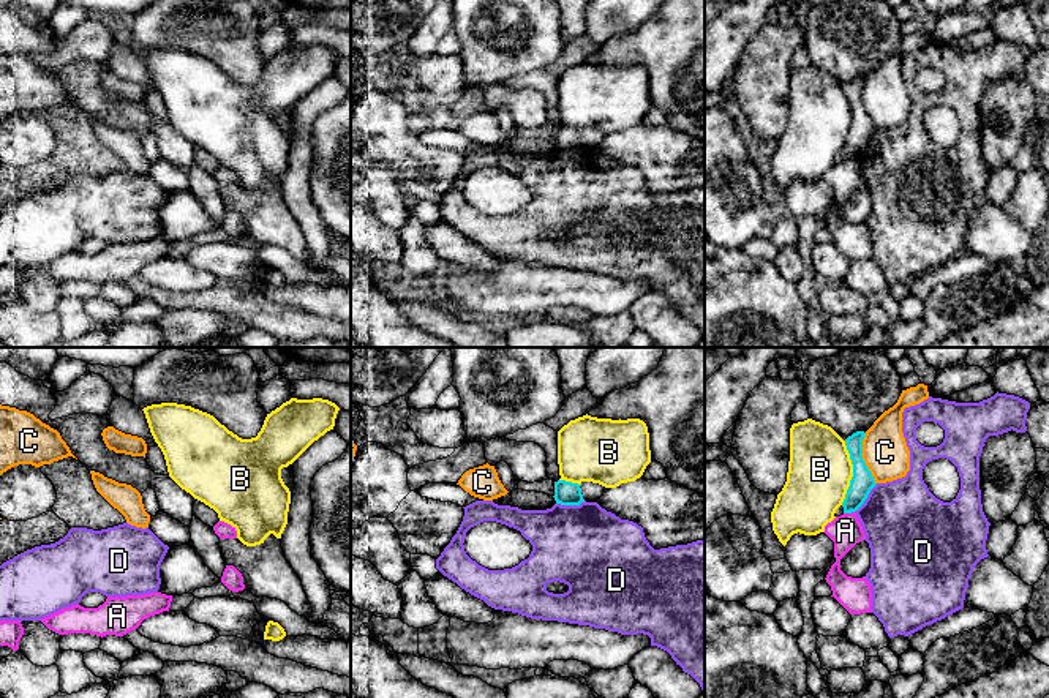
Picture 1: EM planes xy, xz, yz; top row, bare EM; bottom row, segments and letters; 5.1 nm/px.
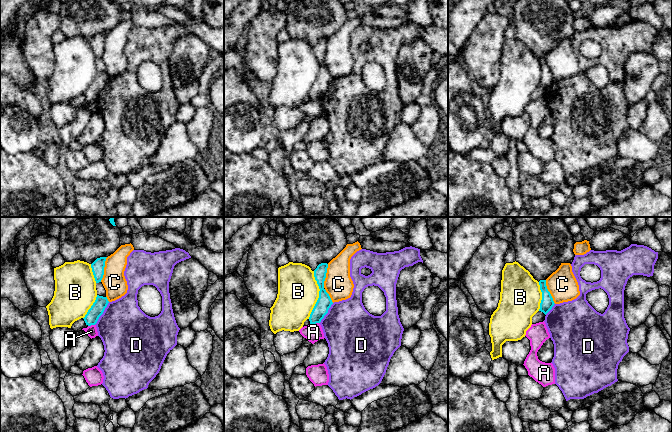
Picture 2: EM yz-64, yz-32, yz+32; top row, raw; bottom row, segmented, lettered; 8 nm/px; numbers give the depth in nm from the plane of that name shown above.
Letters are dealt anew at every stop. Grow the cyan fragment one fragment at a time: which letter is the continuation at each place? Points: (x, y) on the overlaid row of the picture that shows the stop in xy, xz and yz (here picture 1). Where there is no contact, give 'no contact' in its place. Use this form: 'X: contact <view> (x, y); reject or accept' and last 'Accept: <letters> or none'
A: contact yz (849, 512); reject
B: contact yz (853, 472); reject
C: contact yz (861, 458); reject
D: contact xz (571, 504); reject
Accept: none

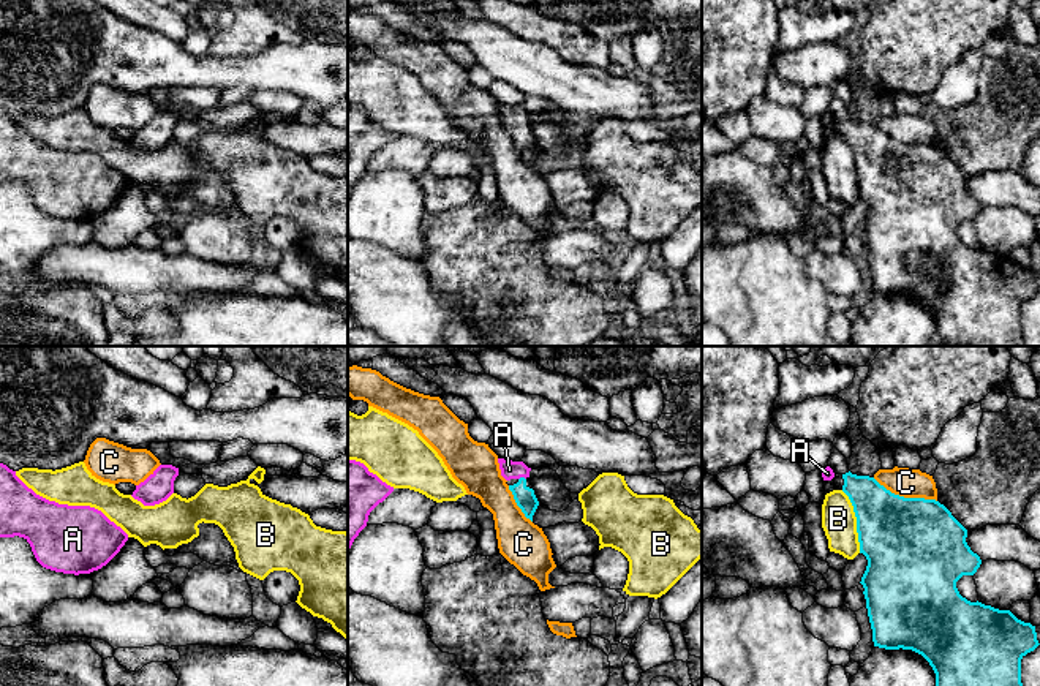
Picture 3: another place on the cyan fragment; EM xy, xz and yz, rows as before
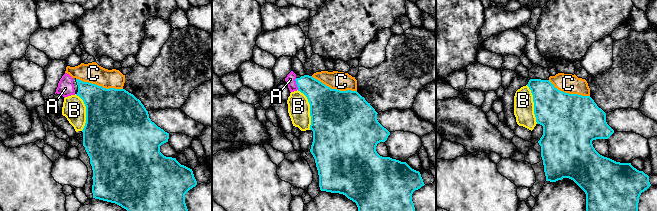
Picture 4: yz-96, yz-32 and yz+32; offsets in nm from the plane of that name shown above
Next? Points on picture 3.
A: contact xz (522, 478); accept
B: contact yz (857, 522); reject
C: contact yz (903, 497); reject
Accept: A

